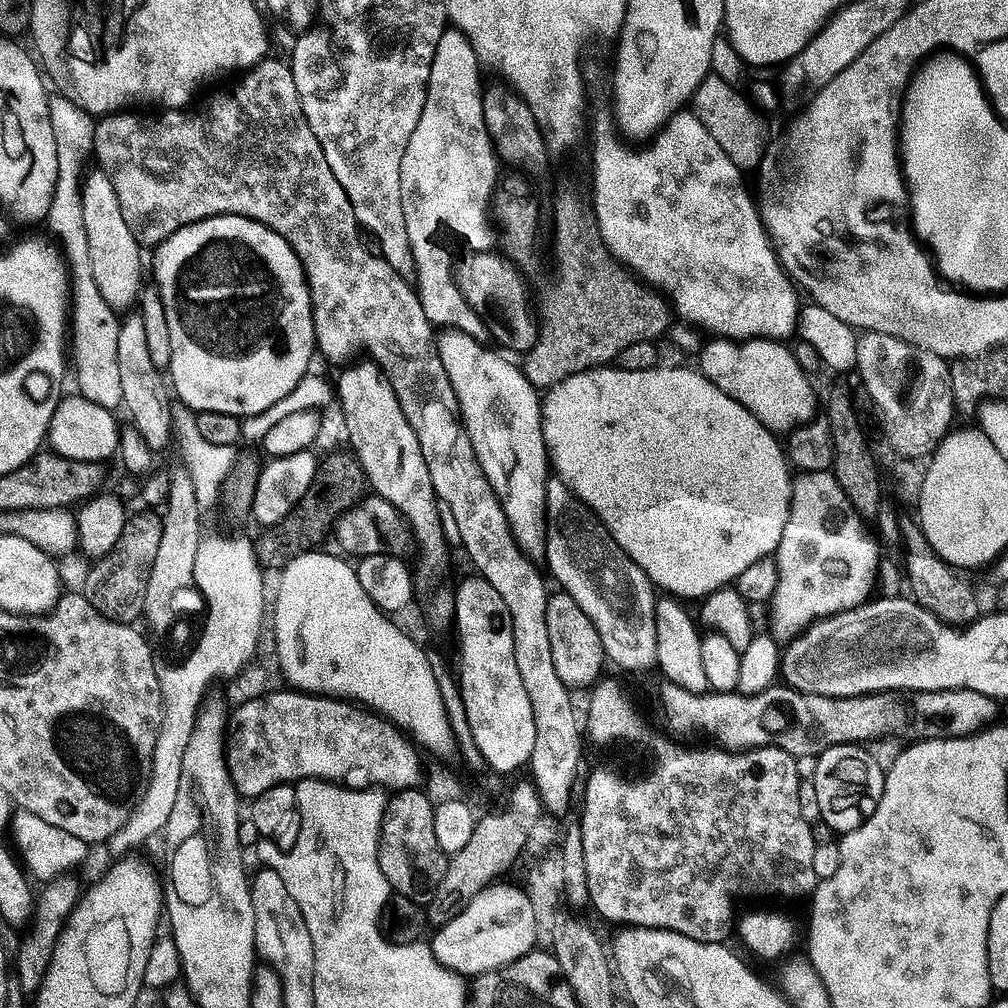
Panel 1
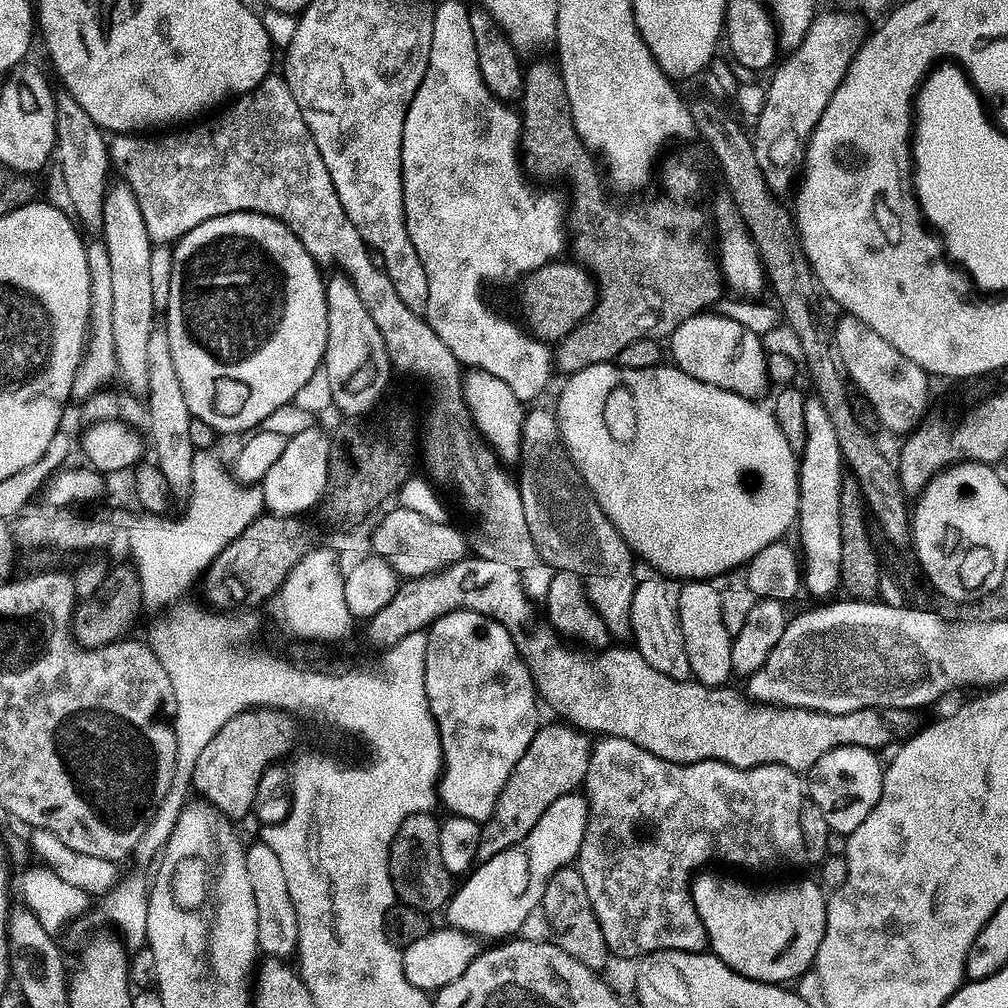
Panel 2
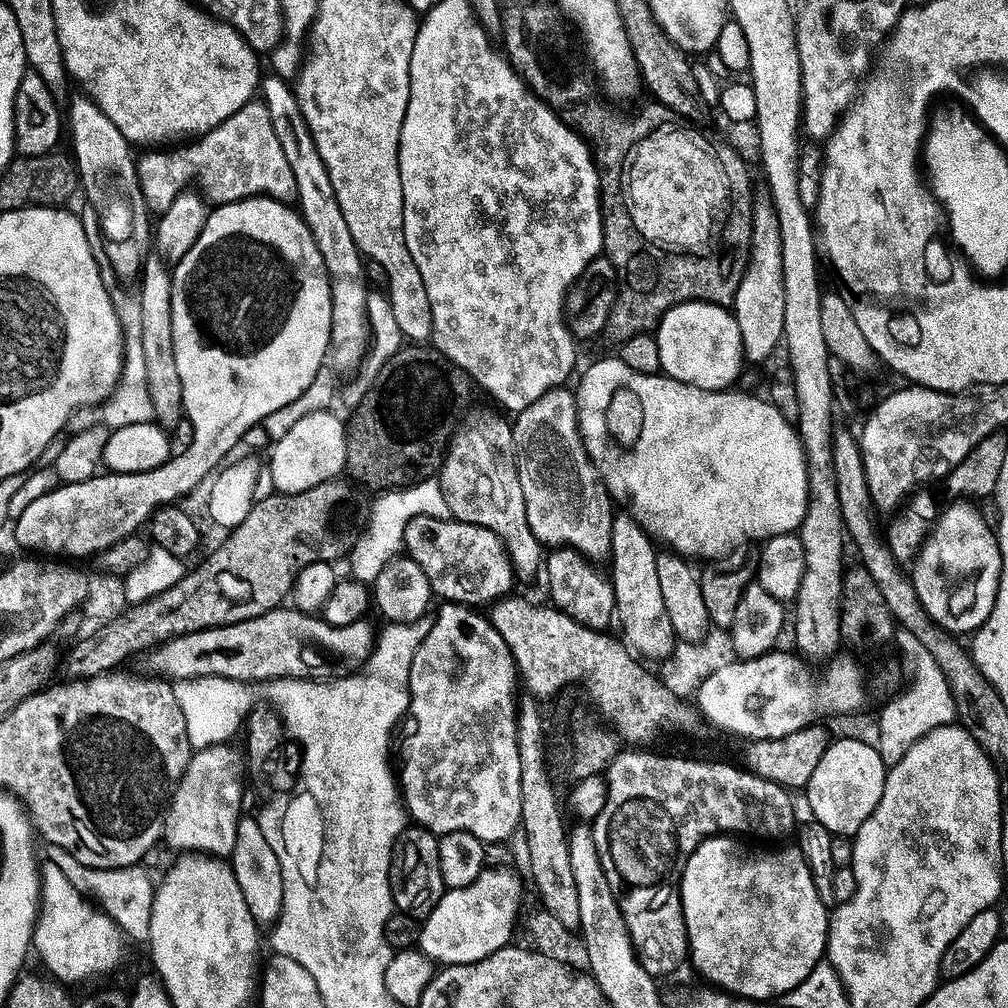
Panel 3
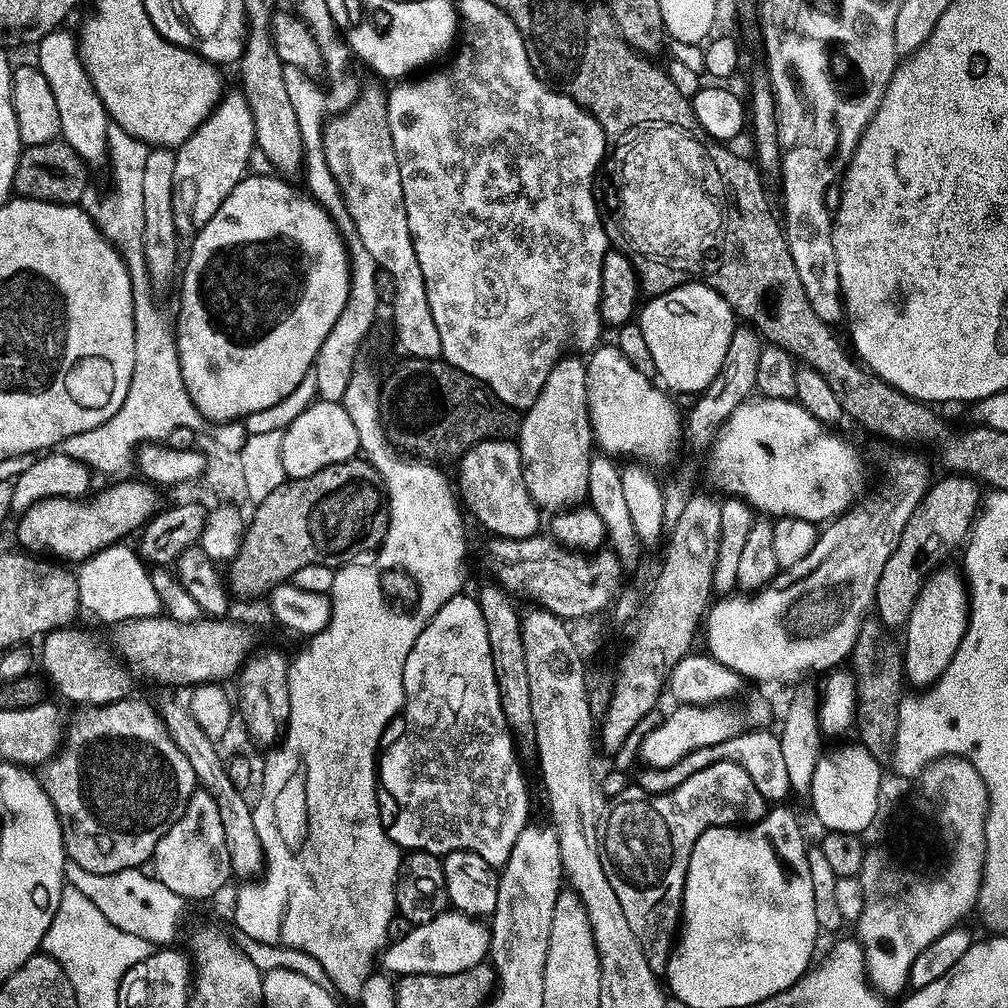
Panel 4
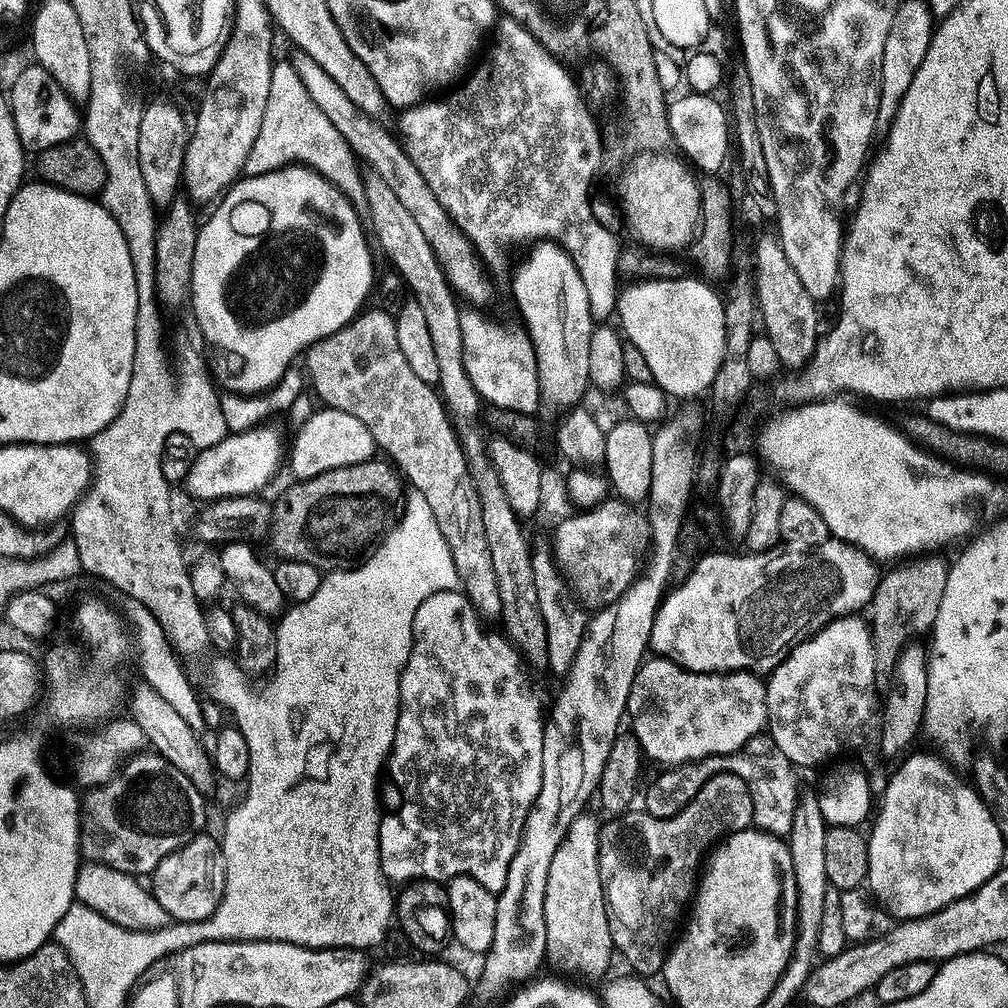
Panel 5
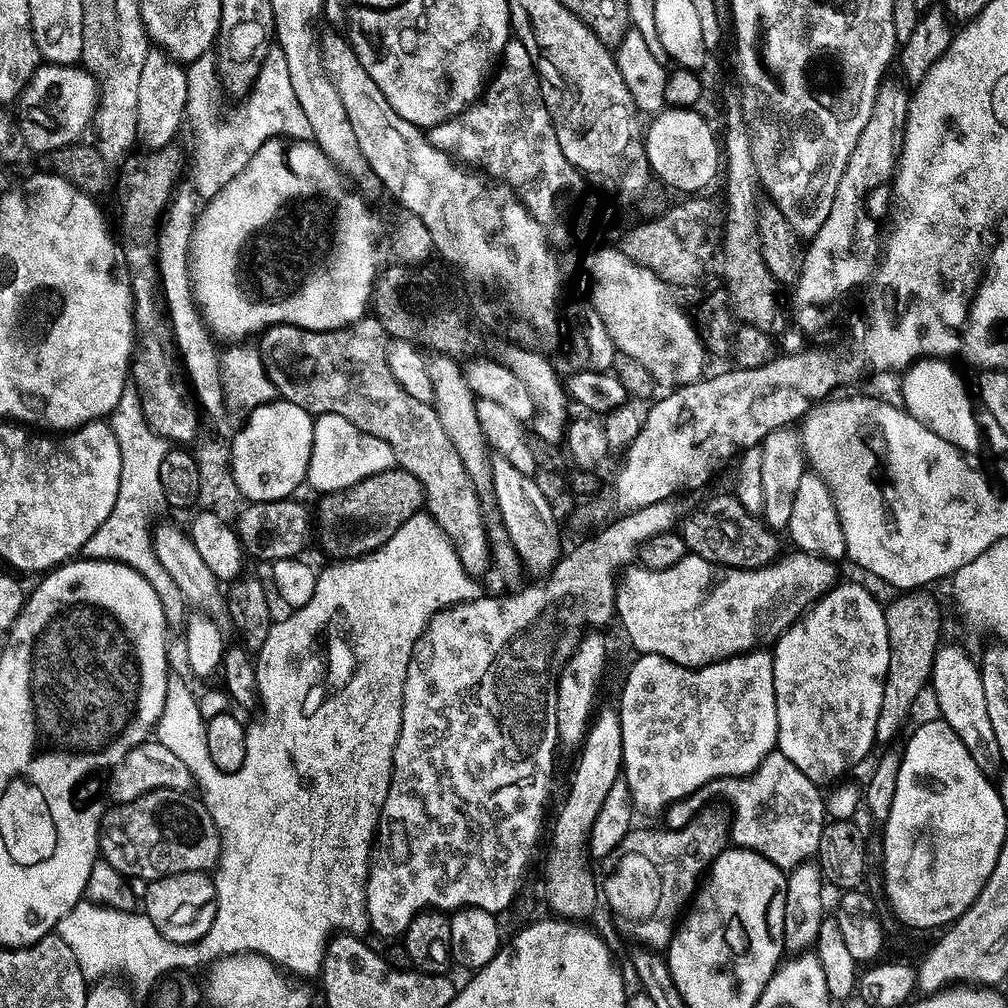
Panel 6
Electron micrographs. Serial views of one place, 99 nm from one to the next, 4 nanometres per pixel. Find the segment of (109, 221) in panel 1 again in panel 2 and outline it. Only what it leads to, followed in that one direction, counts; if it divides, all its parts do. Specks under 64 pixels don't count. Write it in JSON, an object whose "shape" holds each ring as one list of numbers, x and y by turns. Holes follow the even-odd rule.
{"shape":[[63,88,55,91,56,106,56,150,55,157,58,171,63,174,63,181,66,182,66,188,69,191,70,200,75,217,79,218,90,228,99,231,104,225,105,198,110,187,108,172,111,173,111,153,103,129,100,129,90,114,82,109,72,94]]}

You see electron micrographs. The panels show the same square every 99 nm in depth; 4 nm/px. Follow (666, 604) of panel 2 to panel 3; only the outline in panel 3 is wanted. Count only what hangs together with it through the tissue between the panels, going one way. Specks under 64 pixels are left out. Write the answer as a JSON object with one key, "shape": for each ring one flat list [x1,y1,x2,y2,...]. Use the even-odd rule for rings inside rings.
{"shape":[[627,512,617,513,612,521,612,574,616,598,616,620,624,630,625,643,643,659,669,661,678,647,658,575,658,550,652,538]]}

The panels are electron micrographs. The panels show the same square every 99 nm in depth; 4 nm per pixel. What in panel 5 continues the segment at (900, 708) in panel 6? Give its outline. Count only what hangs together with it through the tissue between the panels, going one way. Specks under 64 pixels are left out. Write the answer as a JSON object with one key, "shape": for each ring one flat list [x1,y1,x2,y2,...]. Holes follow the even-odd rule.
{"shape":[[928,554,901,563,893,567,896,569,889,576,887,573,881,579,870,605,872,637,876,643,876,671,881,677,895,677,900,655,905,648,917,638,924,638,920,636,927,637,935,629,950,571,949,561,944,561,942,557,940,554]]}

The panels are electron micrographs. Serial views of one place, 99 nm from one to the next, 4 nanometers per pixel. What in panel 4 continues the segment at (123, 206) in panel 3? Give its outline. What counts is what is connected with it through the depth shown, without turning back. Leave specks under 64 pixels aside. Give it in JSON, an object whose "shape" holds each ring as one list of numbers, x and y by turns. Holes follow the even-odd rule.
{"shape":[[57,30,49,34,38,45,40,61,38,67,46,74,46,82,50,82,50,90,54,93,54,102,58,102,58,118,60,119,60,136,83,158,85,164,109,163,108,130,110,117,98,90,94,90,94,82,86,70,84,60,80,57,80,41,67,30]]}

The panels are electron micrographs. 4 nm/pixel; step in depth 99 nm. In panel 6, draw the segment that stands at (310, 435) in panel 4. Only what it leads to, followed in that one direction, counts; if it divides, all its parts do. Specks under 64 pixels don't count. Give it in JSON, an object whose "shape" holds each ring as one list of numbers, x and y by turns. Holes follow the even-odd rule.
{"shape":[[321,416,315,421,312,457,306,481,308,488,312,487,319,494,345,492,366,478,380,476,396,467,394,450,390,450,386,442,358,430,354,422,341,416]]}

